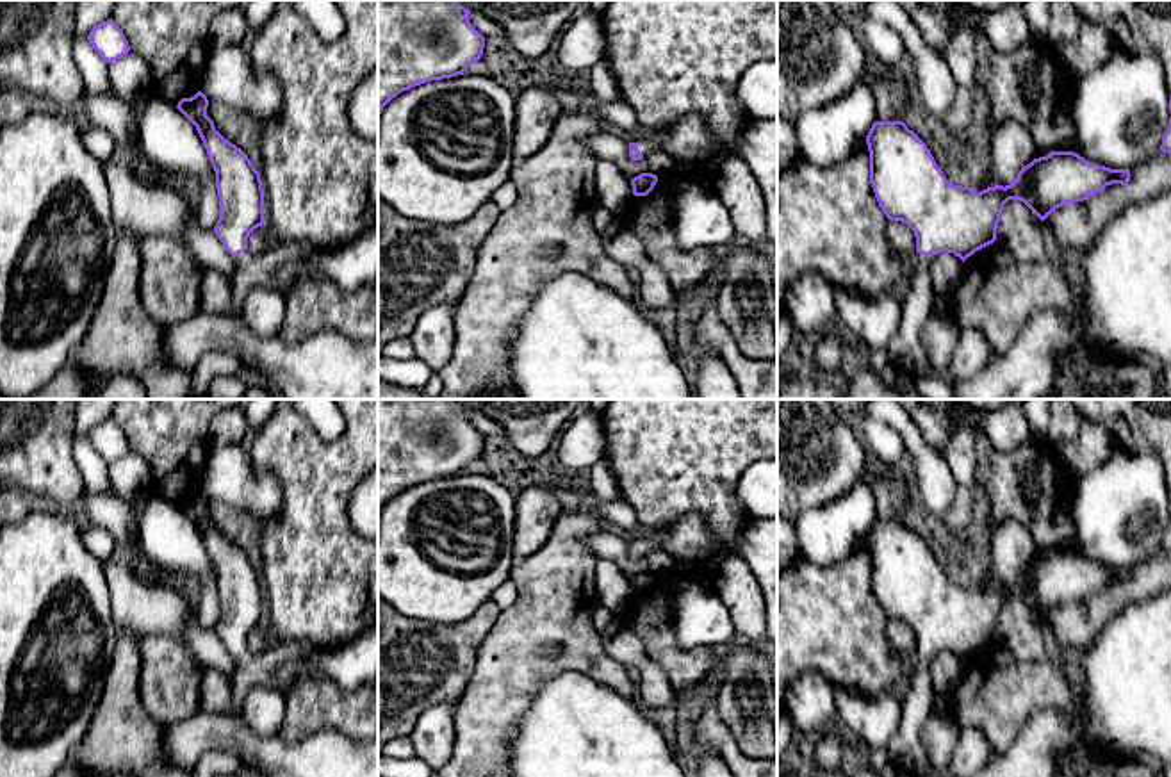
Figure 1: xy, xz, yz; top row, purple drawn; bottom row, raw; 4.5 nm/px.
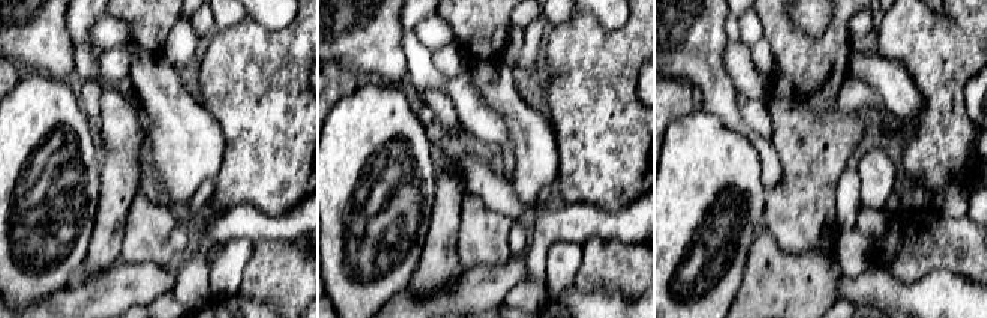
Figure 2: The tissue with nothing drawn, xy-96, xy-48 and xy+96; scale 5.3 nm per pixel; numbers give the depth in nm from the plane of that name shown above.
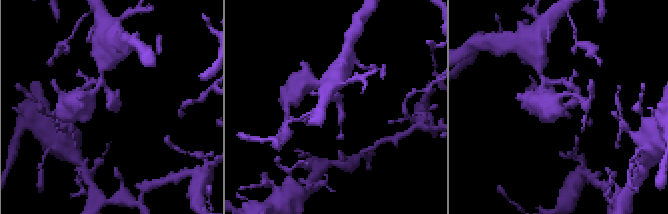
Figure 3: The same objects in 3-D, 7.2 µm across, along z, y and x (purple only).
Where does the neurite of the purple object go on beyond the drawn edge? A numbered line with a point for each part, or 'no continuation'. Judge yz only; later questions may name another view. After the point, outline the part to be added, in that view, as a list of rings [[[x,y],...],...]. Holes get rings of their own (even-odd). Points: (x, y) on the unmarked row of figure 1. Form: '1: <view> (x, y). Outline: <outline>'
1: yz (906, 751). Outline: [[[918,652],[913,674],[904,679],[907,688],[902,697],[904,713],[897,738],[888,745],[889,759],[907,770],[913,777],[934,772],[920,740],[934,702],[934,684],[929,670],[930,658],[930,654]]]

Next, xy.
1: xy (353, 663). Outline: [[[378,622],[337,649],[312,649],[296,642],[269,642],[264,652],[250,647],[235,656],[232,716],[242,720],[251,688],[285,690],[296,677],[330,677],[344,690],[378,681]]]

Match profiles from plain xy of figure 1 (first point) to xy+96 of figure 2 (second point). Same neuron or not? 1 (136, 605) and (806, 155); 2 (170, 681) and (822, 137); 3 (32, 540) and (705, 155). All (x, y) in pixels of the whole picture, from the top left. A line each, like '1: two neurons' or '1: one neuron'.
1: two neurons
2: one neuron
3: one neuron

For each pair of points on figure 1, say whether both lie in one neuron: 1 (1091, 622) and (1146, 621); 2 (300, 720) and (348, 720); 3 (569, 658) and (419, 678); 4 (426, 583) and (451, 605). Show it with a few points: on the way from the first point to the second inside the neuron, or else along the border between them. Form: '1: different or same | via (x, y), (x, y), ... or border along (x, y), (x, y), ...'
1: different | border along (1143, 599), (1130, 601), (1079, 653)
2: same | via (312, 719), (335, 719)
3: different | border along (489, 631), (478, 647), (466, 690), (455, 703)
4: same | via (432, 588), (446, 599)

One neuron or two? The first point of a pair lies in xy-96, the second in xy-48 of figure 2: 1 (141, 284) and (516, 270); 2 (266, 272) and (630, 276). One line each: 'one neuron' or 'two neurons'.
1: one neuron
2: one neuron

